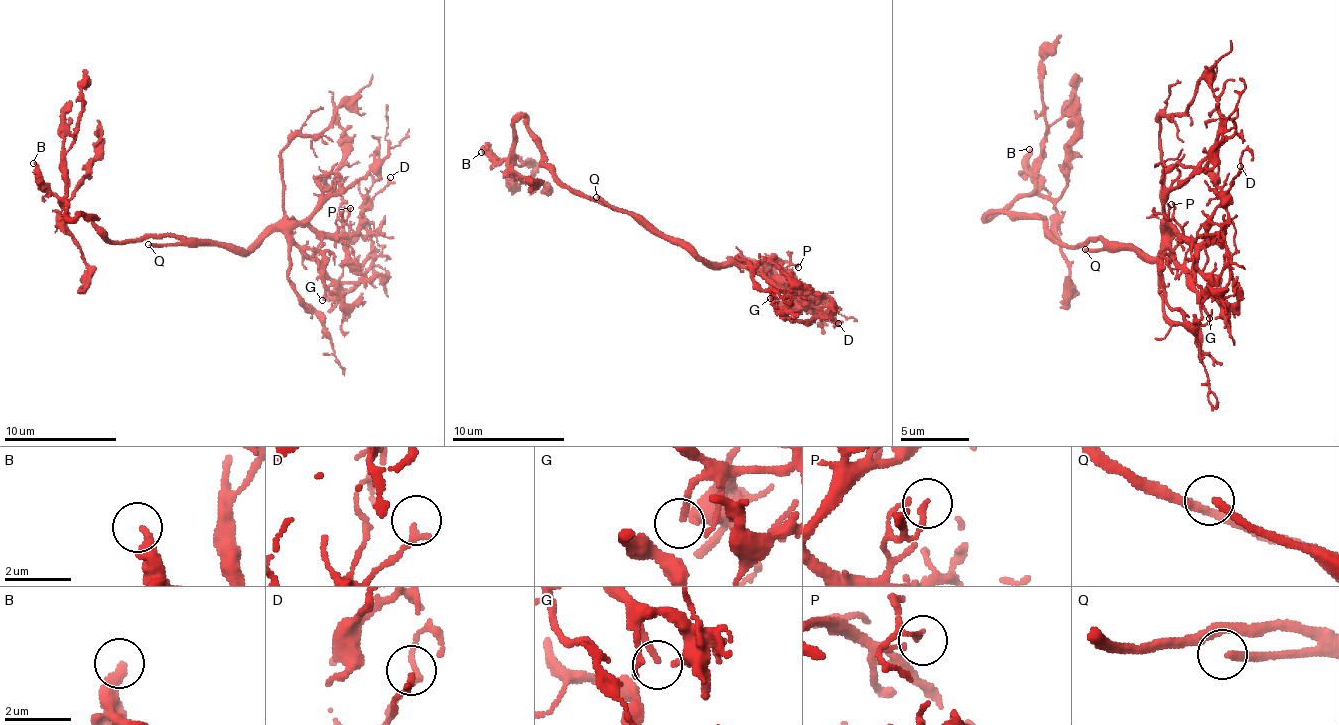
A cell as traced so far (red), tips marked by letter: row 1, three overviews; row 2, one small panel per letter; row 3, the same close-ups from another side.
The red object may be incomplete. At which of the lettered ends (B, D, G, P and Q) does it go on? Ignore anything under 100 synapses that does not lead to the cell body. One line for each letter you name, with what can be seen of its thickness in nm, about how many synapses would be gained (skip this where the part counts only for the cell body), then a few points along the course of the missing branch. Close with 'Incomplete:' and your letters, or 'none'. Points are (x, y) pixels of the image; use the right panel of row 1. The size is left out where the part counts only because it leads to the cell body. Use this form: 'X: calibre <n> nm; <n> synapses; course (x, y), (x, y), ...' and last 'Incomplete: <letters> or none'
Q: calibre 240 nm; course (1085, 249), (1040, 253), (1085, 273), (1192, 280), (1233, 308), (1267, 287), (1309, 322)
Incomplete: Q

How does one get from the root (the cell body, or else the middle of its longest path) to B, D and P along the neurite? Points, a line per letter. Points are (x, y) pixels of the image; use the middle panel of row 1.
B: (624, 213), (574, 194), (540, 163), (540, 138), (520, 118), (506, 157), (481, 152)
D: (624, 213), (638, 213), (714, 264), (756, 264), (781, 275), (838, 323)
P: (624, 213), (638, 213), (652, 227), (683, 239), (714, 264), (756, 264), (776, 275), (798, 267)

